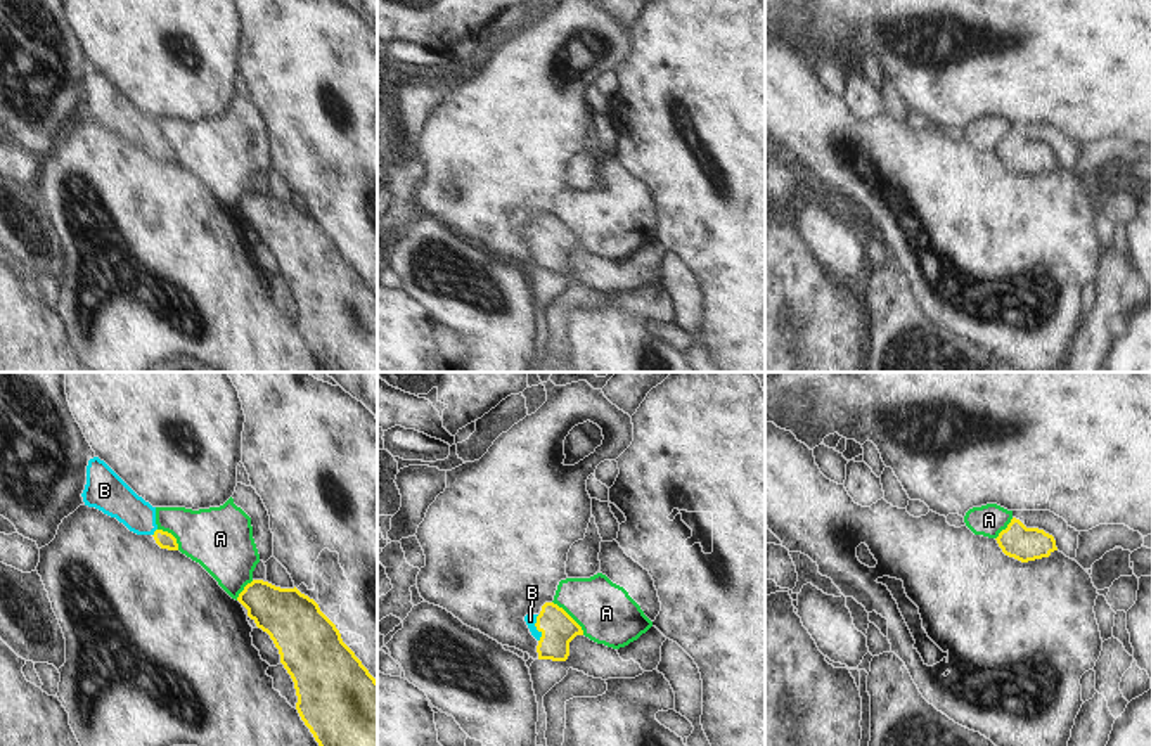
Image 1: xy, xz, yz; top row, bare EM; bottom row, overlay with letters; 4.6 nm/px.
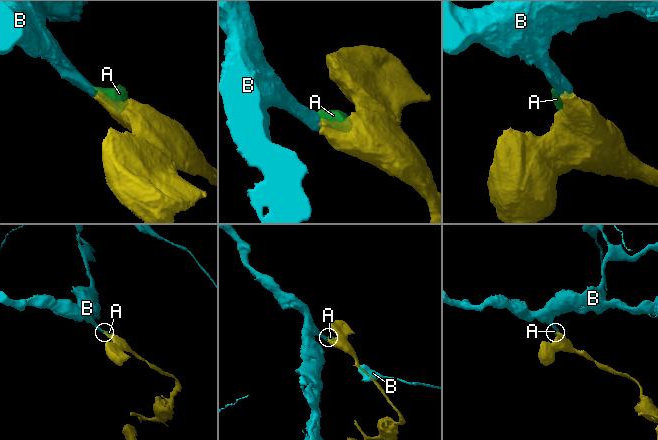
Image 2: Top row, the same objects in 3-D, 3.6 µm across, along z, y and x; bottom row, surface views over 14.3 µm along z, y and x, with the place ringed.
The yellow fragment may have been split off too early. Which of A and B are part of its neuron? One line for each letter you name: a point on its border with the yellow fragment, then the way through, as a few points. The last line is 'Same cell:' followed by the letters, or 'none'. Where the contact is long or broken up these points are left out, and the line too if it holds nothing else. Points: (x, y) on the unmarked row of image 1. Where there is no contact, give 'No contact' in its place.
B: Touches yellow at xz (537, 241). Path across: xz (558, 241), (537, 241), (530, 232)
Same cell: B

